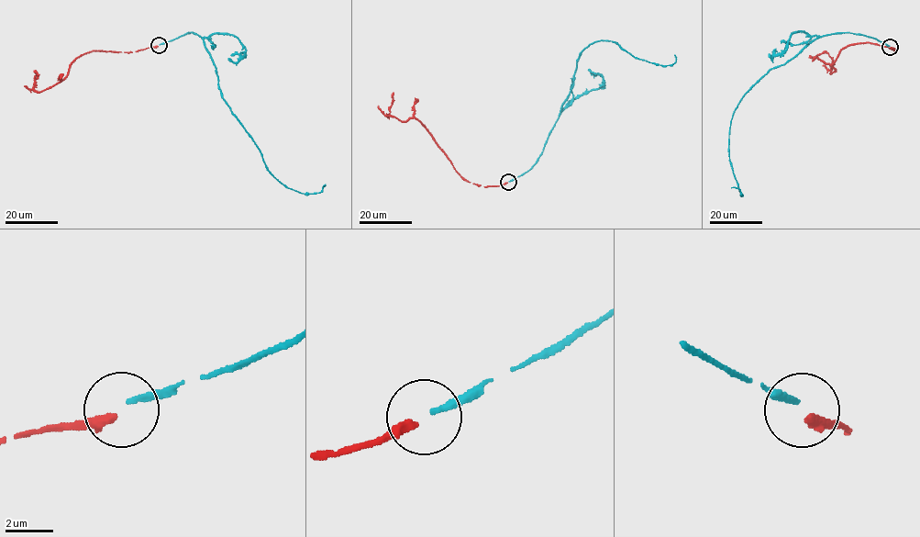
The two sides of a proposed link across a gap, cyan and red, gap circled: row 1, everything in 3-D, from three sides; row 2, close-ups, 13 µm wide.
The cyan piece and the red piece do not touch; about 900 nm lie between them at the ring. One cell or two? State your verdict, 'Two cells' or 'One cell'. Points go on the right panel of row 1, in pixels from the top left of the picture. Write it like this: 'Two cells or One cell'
Two cells

